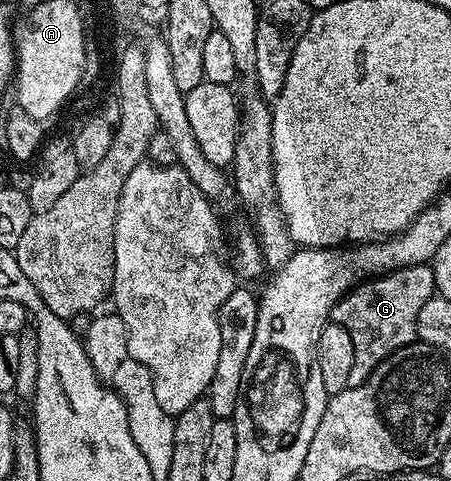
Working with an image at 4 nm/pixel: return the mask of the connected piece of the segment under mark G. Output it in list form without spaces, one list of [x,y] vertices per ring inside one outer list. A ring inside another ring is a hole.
[[[420,263],[414,267],[399,267],[396,271],[386,271],[384,275],[370,277],[351,288],[333,306],[332,322],[351,333],[355,345],[355,365],[351,365],[349,386],[354,387],[367,377],[391,353],[417,339],[417,318],[419,309],[434,298],[432,266]]]

